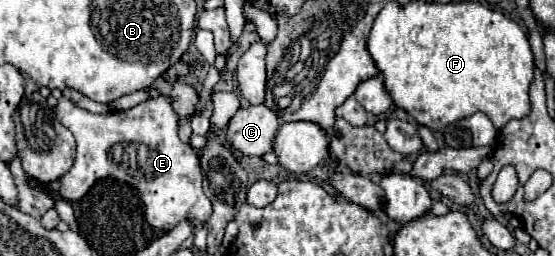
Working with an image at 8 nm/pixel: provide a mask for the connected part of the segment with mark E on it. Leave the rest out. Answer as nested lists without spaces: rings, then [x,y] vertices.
[[[151,96],[129,110],[107,112],[107,114],[87,112],[75,106],[71,100],[61,98],[55,108],[55,114],[57,120],[65,128],[69,128],[77,140],[75,164],[61,178],[61,196],[65,200],[79,200],[97,180],[115,178],[139,190],[139,196],[145,204],[145,220],[157,230],[167,232],[183,220],[191,220],[191,224],[197,228],[209,220],[213,208],[211,208],[211,200],[203,192],[203,170],[199,168],[199,156],[189,144],[183,144],[179,140],[179,114],[173,110],[171,96]]]

